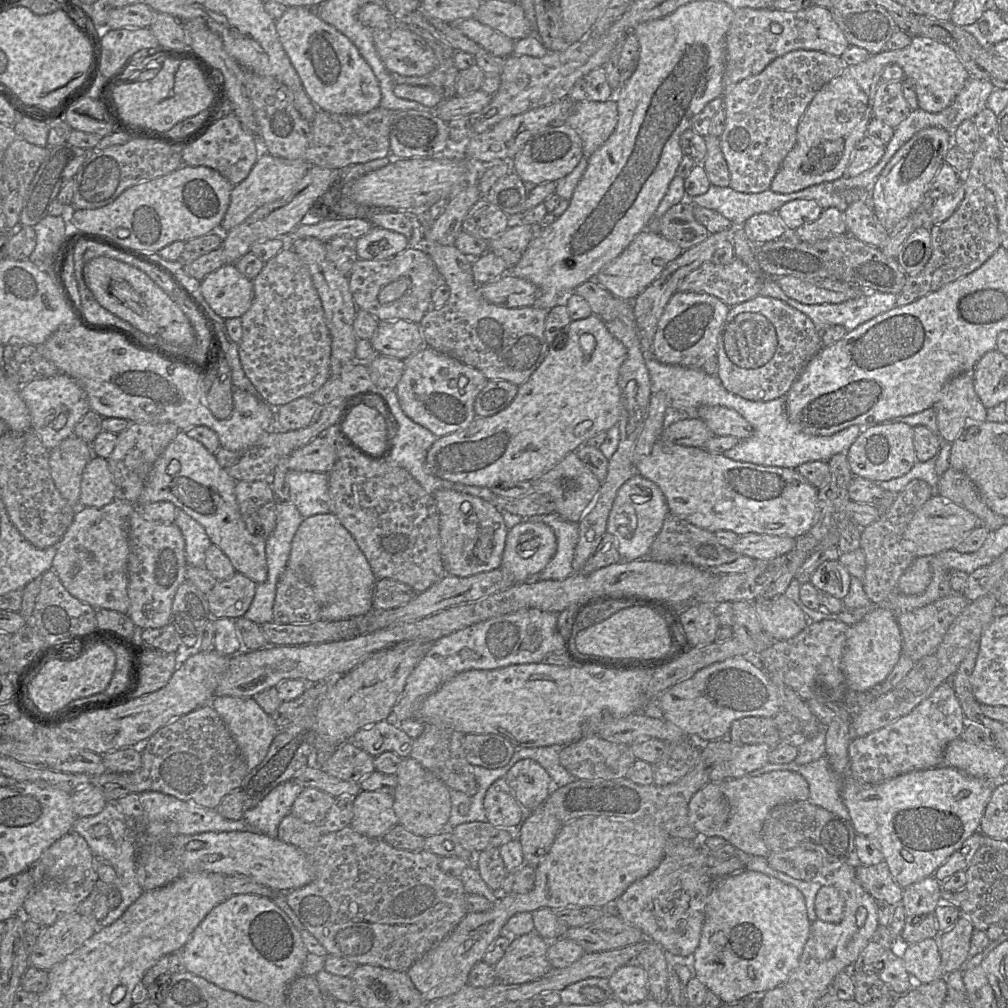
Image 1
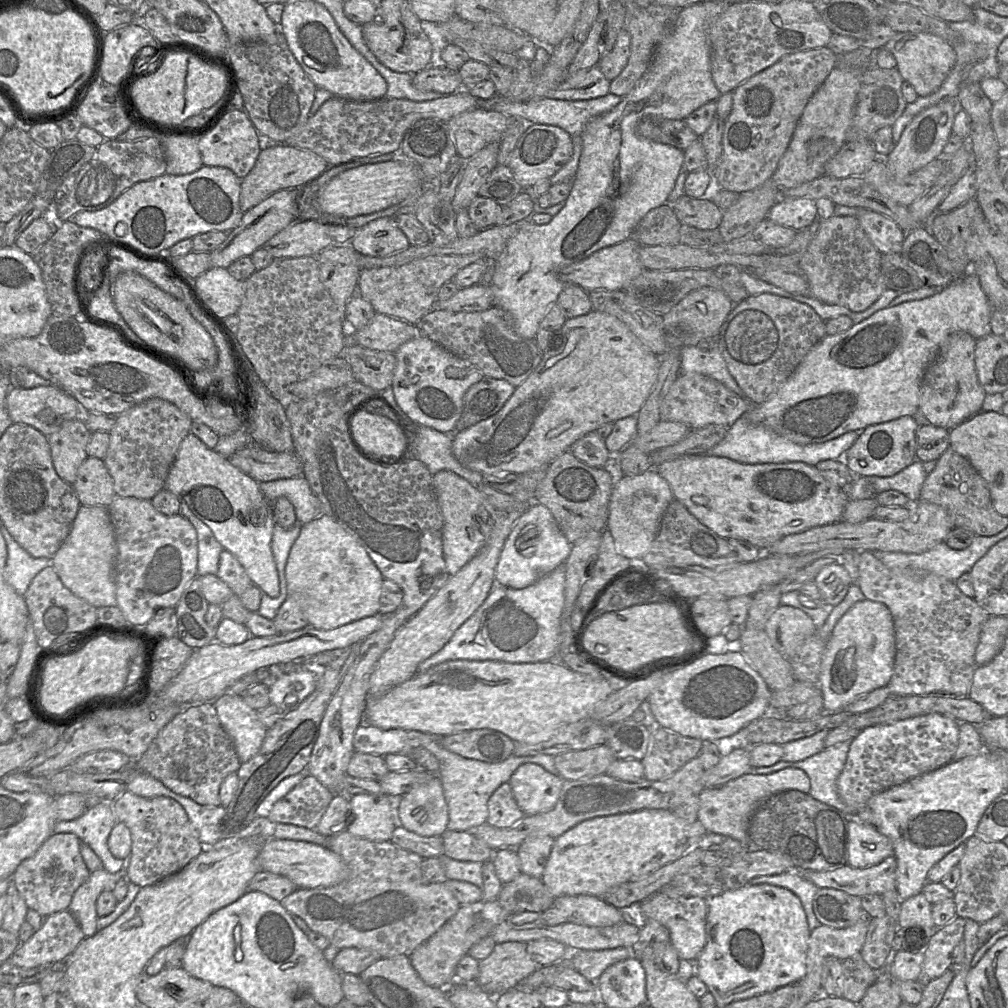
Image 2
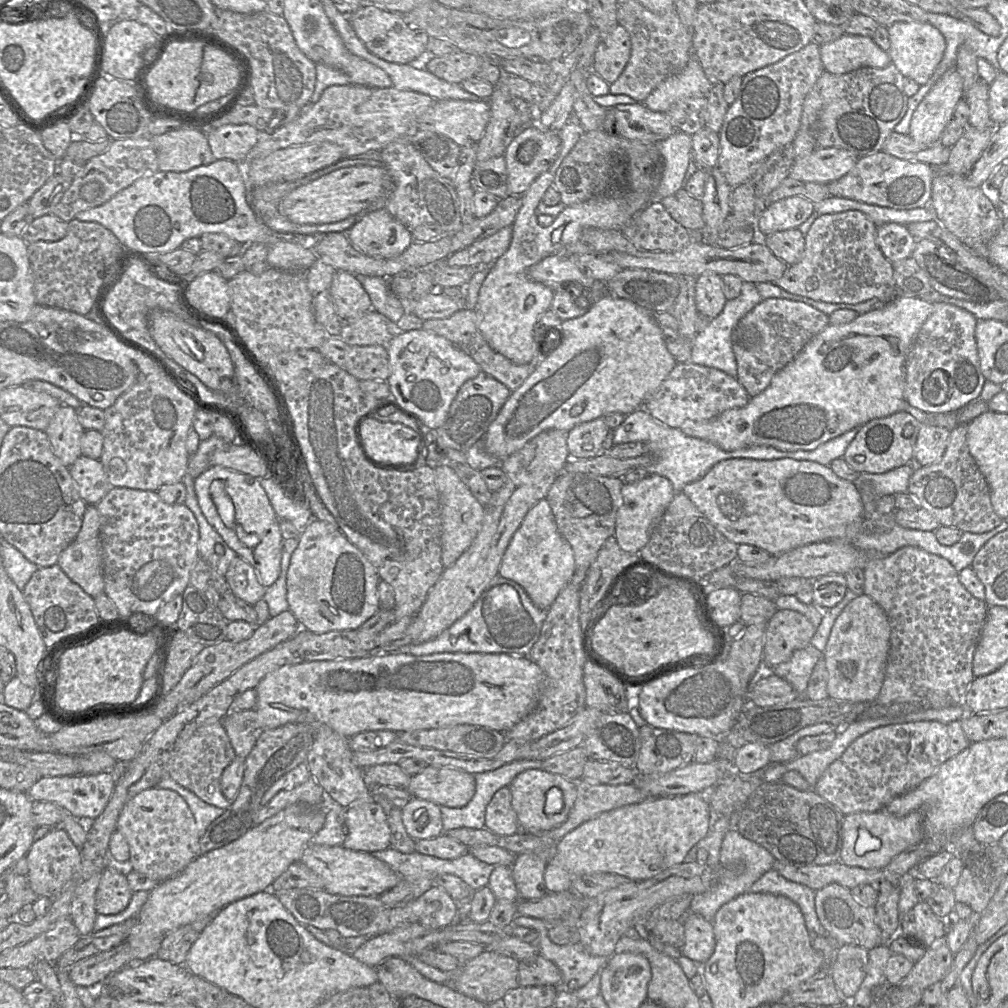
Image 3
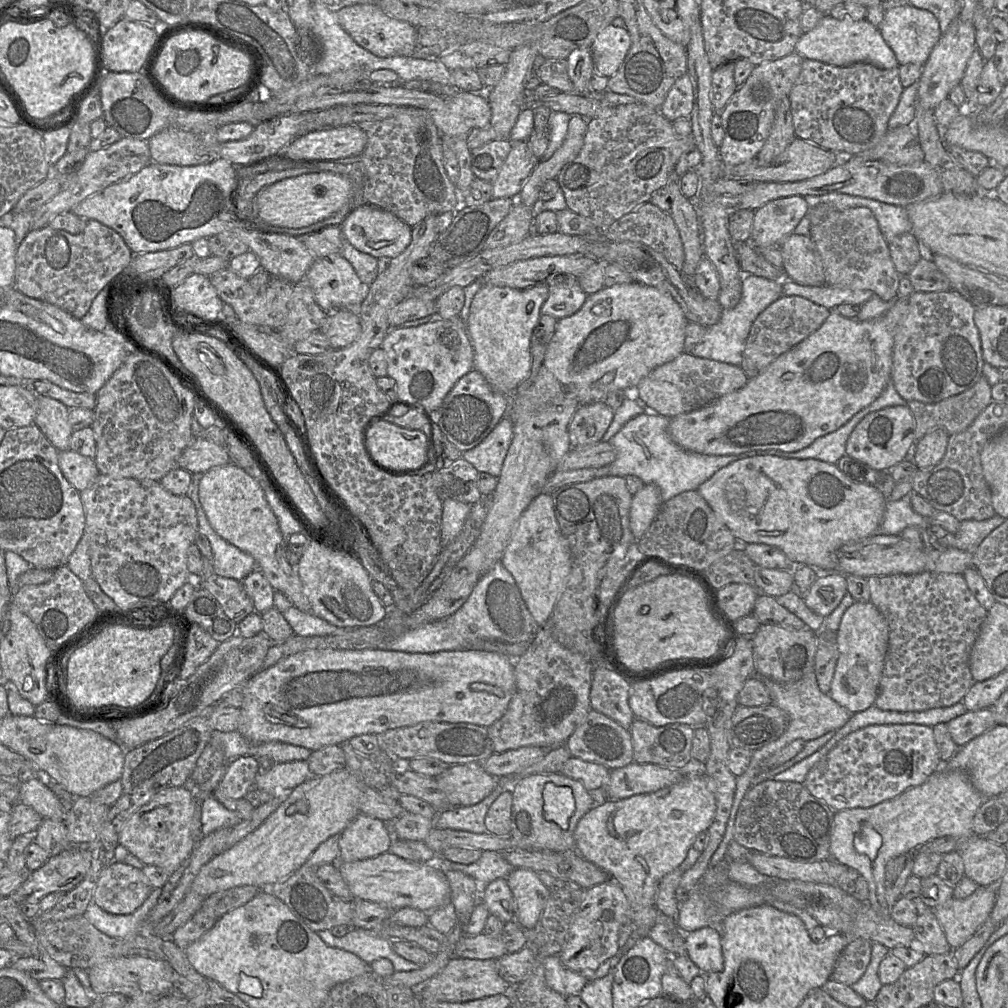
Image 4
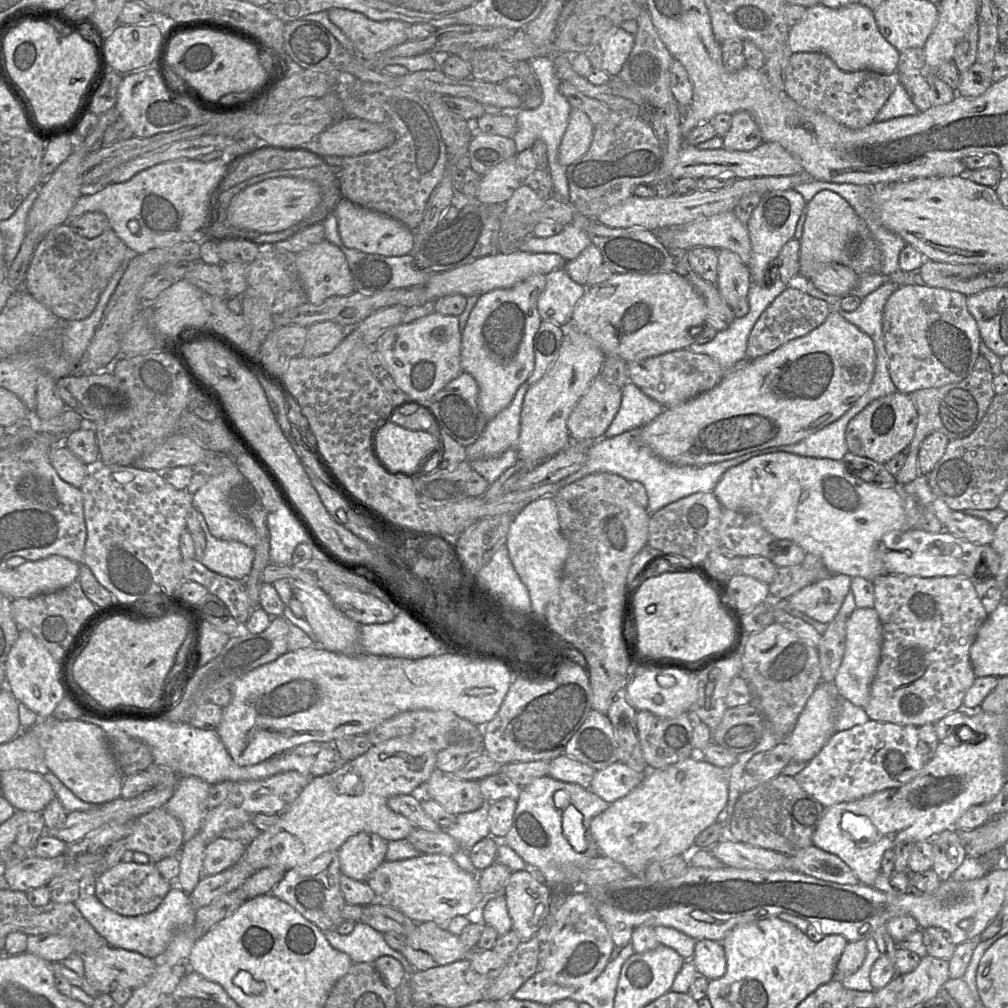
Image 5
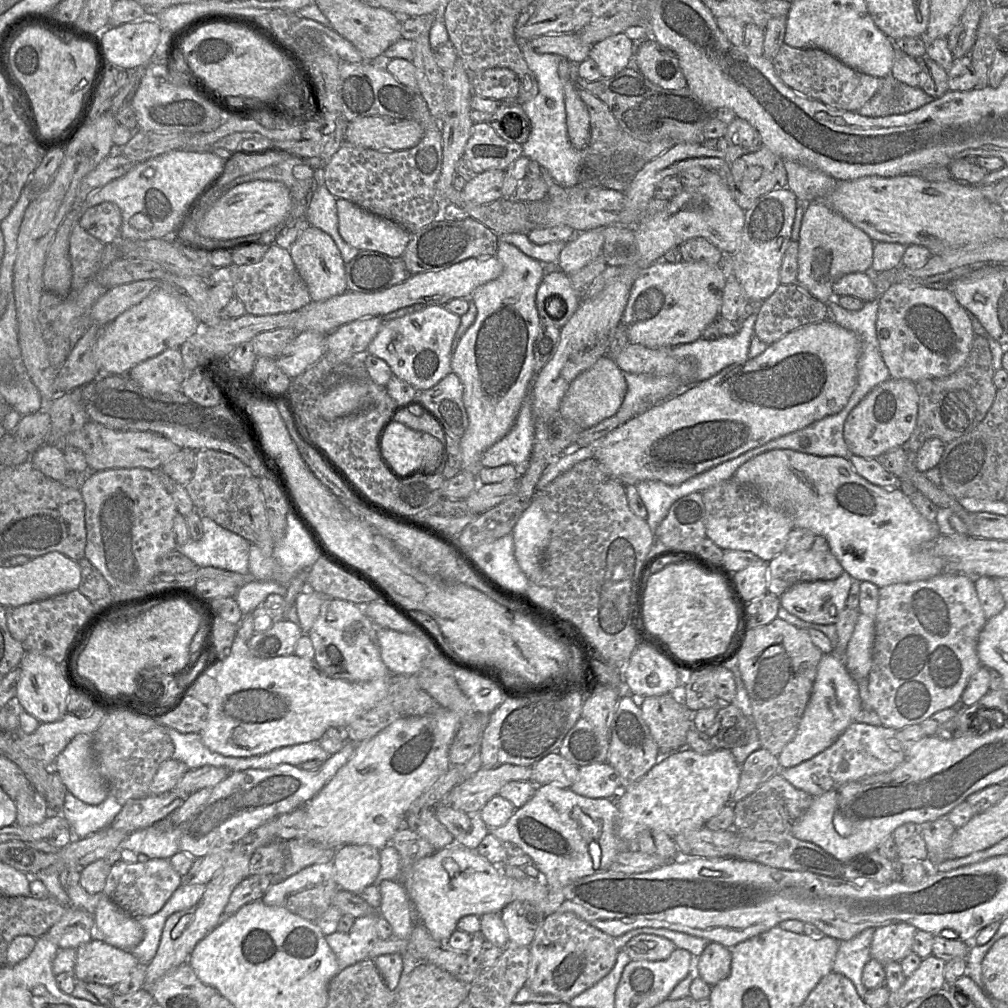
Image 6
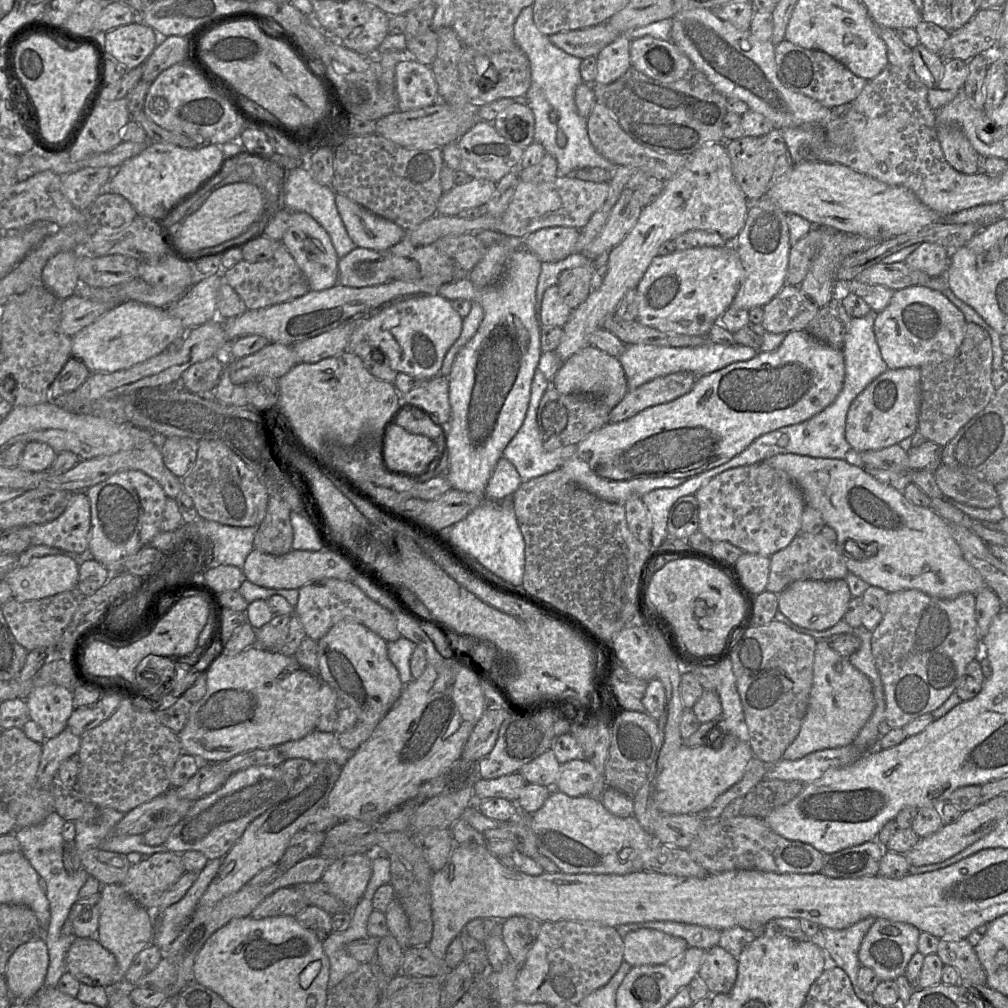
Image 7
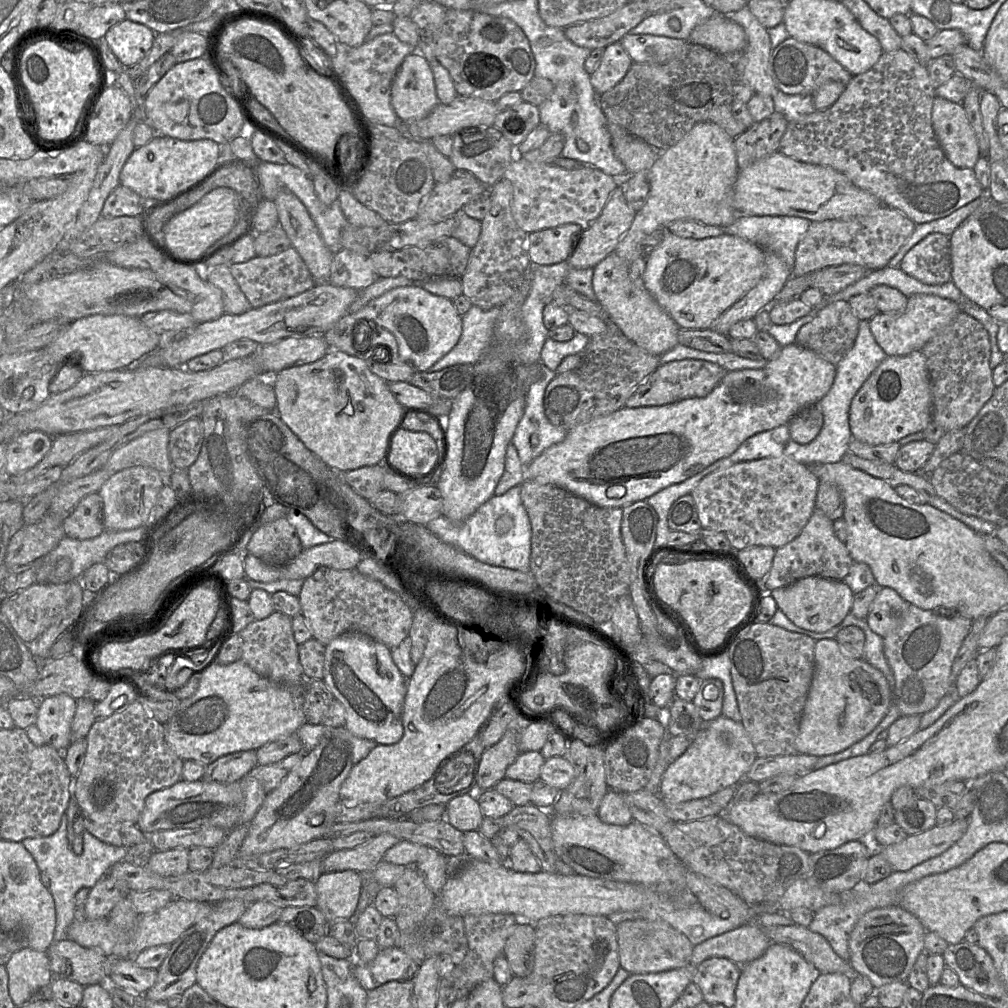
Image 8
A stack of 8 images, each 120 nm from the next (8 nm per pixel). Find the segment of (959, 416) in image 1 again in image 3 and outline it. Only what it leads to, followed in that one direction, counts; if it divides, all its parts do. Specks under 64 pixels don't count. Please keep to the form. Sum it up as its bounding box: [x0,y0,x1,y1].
[904,302,986,414]

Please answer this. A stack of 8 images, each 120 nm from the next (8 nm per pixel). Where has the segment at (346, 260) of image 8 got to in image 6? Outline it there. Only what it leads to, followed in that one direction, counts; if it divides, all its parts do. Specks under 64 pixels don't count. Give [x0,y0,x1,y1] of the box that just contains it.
[345,250,411,292]

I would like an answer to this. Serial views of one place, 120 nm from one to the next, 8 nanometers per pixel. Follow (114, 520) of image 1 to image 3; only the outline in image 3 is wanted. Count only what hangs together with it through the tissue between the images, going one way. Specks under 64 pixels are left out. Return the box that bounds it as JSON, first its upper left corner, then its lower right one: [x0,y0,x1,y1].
[57,505,104,597]

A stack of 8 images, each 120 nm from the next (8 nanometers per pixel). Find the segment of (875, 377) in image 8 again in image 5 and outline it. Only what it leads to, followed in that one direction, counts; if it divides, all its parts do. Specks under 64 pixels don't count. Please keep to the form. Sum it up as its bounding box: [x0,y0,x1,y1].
[845,391,918,464]

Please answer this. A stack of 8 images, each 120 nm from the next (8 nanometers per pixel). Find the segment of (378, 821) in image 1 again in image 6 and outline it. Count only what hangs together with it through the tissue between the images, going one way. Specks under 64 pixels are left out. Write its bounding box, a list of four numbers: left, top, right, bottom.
[332,845,380,894]

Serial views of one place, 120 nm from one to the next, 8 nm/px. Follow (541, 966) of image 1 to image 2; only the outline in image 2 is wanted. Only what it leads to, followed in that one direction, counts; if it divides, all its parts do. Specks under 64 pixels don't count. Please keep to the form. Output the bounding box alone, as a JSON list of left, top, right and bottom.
[475,942,539,997]

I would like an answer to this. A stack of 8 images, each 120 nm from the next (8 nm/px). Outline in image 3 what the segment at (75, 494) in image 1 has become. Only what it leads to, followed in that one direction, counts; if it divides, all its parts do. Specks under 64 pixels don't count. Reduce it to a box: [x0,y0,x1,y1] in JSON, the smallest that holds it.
[45,405,84,468]

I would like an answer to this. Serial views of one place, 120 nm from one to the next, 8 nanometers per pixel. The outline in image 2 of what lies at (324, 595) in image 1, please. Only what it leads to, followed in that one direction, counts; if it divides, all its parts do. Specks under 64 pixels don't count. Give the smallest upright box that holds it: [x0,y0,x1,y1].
[285,514,381,630]

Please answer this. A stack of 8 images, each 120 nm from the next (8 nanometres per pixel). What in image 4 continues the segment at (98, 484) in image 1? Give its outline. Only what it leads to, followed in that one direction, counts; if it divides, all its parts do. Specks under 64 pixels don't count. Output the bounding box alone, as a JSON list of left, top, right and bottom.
[58,451,100,492]

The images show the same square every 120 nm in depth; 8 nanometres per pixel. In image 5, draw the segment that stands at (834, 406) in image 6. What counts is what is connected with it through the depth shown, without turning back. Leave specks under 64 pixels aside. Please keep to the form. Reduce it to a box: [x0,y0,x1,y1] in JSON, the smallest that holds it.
[640,309,876,466]

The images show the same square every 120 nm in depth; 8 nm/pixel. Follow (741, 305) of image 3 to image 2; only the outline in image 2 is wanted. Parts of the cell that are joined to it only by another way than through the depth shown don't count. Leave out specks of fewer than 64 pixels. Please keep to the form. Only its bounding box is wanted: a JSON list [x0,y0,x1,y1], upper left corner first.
[680,342,746,399]

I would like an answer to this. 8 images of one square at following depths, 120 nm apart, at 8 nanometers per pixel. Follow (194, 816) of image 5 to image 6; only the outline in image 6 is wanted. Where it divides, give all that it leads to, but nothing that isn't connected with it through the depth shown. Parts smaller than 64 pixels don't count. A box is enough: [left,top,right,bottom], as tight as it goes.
[119,818,180,859]

